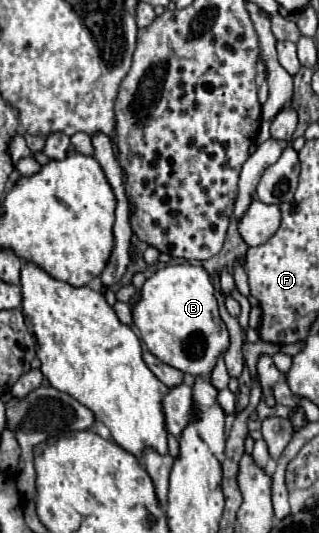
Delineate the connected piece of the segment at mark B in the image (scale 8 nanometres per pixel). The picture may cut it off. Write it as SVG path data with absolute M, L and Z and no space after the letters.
M177 263L151 275L141 289L141 301L133 307L133 319L145 347L159 361L183 373L209 373L229 347L229 333L219 317L215 287L201 265Z

